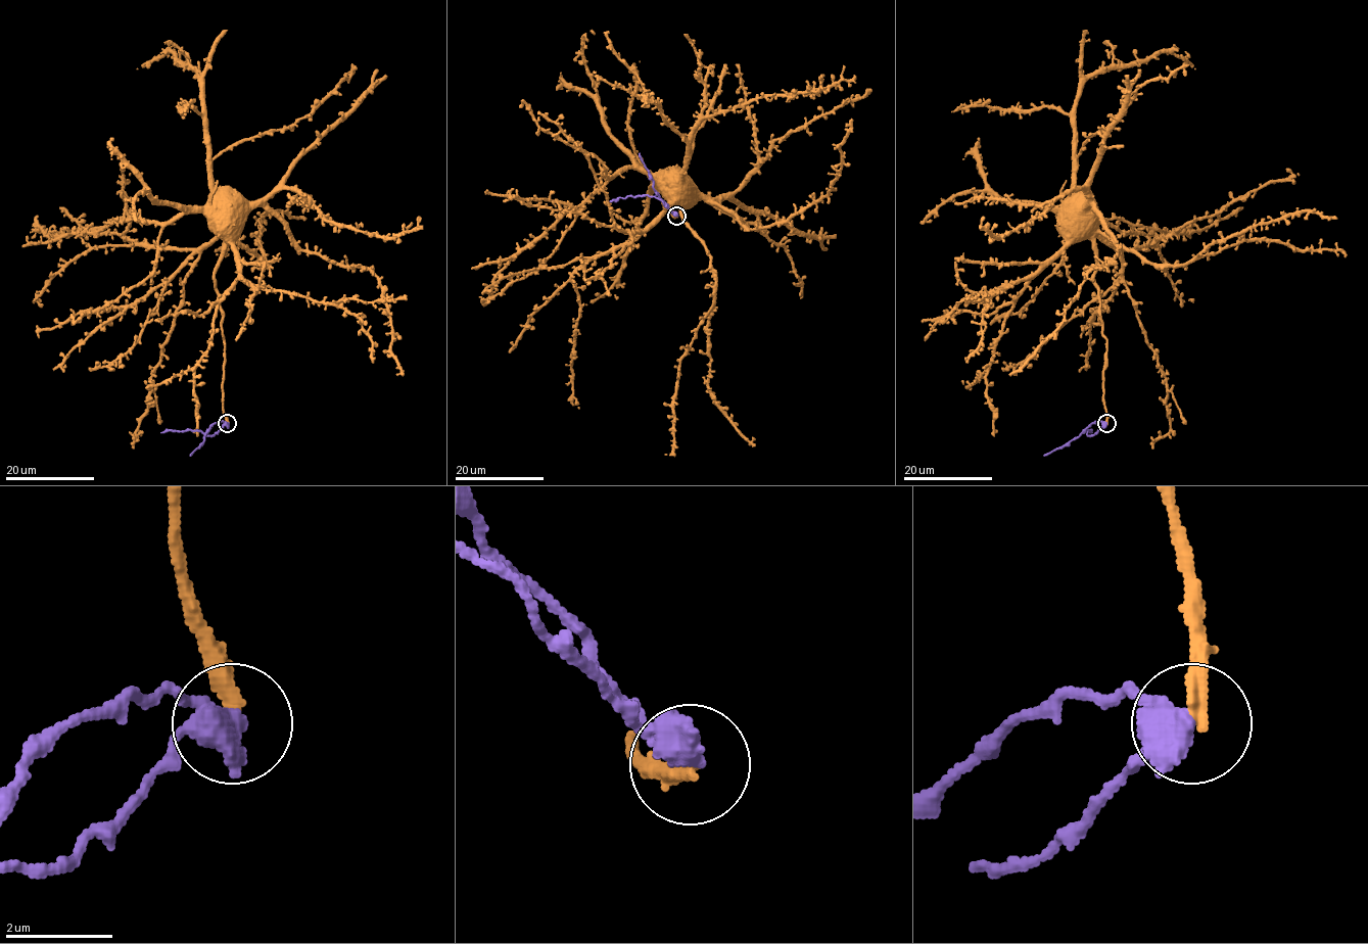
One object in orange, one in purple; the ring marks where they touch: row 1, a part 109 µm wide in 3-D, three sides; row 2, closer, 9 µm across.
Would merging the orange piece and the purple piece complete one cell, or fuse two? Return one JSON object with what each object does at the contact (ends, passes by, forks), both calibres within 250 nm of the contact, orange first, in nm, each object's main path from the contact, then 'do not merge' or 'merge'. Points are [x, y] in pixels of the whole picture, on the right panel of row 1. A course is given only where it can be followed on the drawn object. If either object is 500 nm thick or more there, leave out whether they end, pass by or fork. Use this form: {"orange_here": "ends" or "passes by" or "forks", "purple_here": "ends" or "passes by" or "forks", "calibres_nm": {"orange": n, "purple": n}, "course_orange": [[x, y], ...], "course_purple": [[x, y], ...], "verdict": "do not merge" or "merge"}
{"orange_here": "ends", "purple_here": "passes by", "calibres_nm": {"orange": 320, "purple": 460}, "course_orange": [[1105, 424], [1105, 337], [1093, 279], [1096, 251], [1092, 240], [1084, 238], [1064, 216]], "course_purple": [[1105, 424], [1093, 422], [1078, 436], [1043, 455]], "verdict": "do not merge"}

